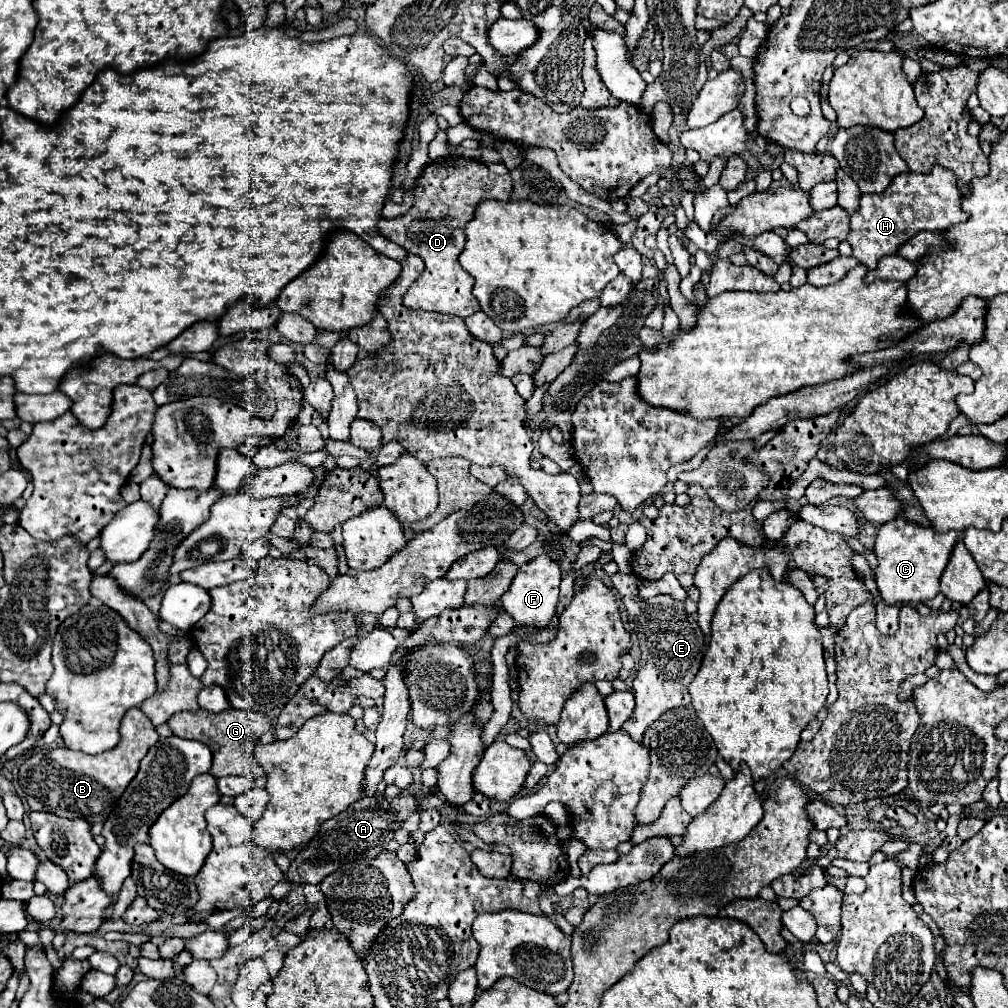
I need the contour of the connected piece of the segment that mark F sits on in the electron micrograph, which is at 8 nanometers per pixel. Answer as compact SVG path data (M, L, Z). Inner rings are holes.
M540 555L540 557L536 557L536 559L528 561L528 563L524 563L518 569L518 573L516 573L510 589L500 599L502 609L508 611L508 613L512 613L516 625L544 627L544 625L550 623L550 619L556 613L560 581L562 581L562 575L560 575L558 563L552 557L548 557L548 555Z

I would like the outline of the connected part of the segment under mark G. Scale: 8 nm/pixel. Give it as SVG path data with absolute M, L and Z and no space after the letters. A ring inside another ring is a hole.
M226 709L222 713L208 713L208 711L180 711L170 717L168 721L174 735L182 739L196 739L210 747L212 751L212 769L210 775L216 779L228 777L228 775L246 775L246 777L262 777L264 771L260 769L258 761L254 761L252 749L256 741L272 727L272 721L264 713L254 711L238 711L238 709Z

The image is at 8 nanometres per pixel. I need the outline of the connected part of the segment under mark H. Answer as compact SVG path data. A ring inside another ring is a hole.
M934 165L930 173L902 173L890 181L880 195L862 195L860 207L850 215L848 243L854 249L854 257L874 269L886 255L894 255L902 241L914 237L920 231L944 231L956 223L968 219L968 213L960 209L962 195L956 189L956 177L946 167Z

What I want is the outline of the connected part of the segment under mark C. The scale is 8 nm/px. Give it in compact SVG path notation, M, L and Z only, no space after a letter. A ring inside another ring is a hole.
M904 519L888 521L880 527L876 535L874 553L878 559L878 567L874 569L874 581L880 593L880 599L886 605L896 603L922 603L940 593L940 575L948 563L948 557L958 541L960 533L946 531L934 533L930 527L912 525Z

